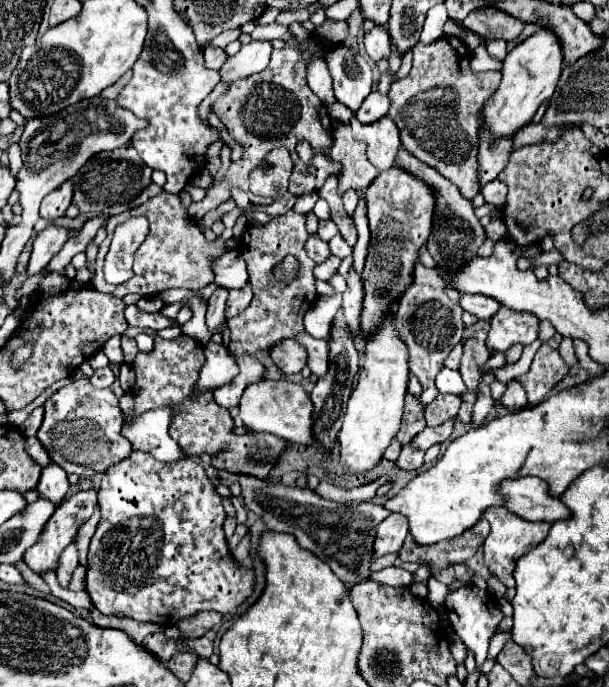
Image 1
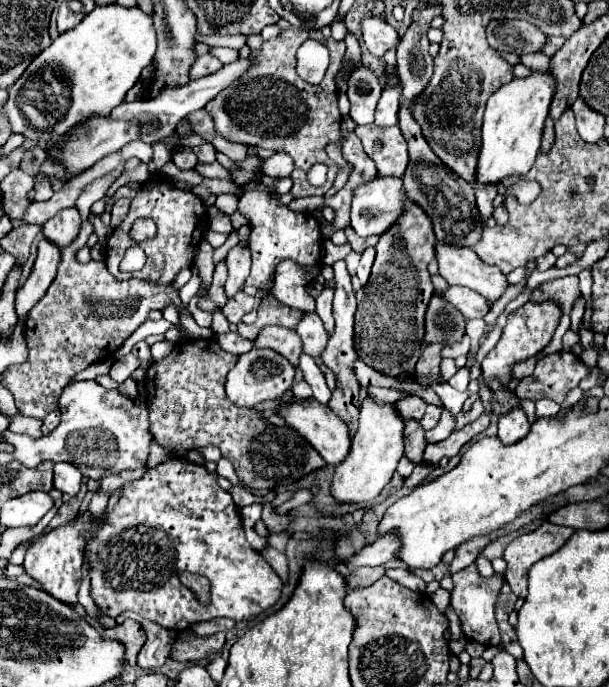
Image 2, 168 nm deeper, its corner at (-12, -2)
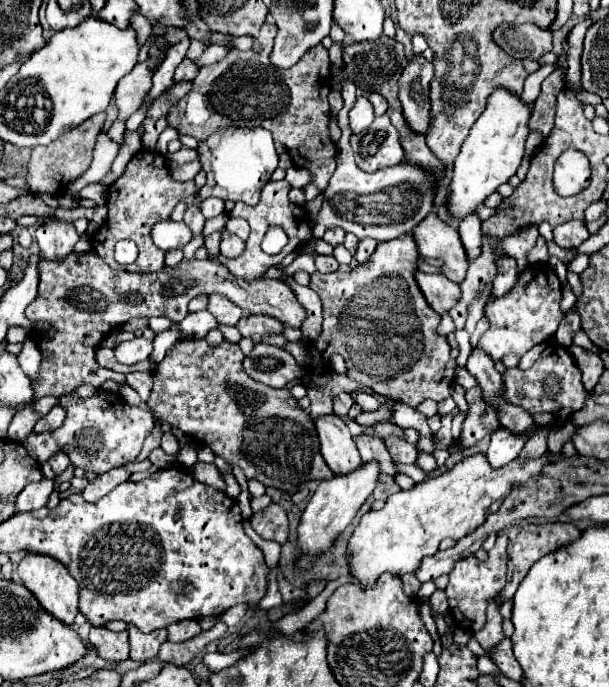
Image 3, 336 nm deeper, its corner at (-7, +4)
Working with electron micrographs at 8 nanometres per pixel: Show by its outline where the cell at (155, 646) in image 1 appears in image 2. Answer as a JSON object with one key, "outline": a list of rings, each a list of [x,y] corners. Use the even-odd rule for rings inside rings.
{"outline":[[[132,611],[124,612],[124,615],[116,617],[114,621],[116,621],[116,625],[120,625],[127,619],[138,621],[146,633],[146,643],[142,645],[142,649],[138,653],[138,667],[142,667],[142,669],[162,667],[168,659],[168,653],[170,653],[170,647],[176,639],[176,633],[170,629],[158,627],[156,623],[152,623],[152,621],[148,621]]]}

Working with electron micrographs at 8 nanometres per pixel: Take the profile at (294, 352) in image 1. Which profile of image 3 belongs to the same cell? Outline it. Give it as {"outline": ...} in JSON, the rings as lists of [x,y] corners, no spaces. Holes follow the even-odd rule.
{"outline":[[[251,315],[251,317],[243,317],[243,321],[239,321],[237,329],[241,331],[243,337],[249,337],[251,341],[259,343],[263,337],[267,335],[277,335],[283,333],[283,325],[279,321],[275,321],[273,317],[267,315]]]}

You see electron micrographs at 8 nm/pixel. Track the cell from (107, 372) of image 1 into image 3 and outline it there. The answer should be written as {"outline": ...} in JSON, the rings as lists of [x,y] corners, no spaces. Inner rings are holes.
{"outline":[[[135,337],[131,341],[123,341],[115,347],[115,357],[119,363],[123,365],[135,365],[139,361],[145,361],[153,351],[153,343],[143,339],[143,337]]]}

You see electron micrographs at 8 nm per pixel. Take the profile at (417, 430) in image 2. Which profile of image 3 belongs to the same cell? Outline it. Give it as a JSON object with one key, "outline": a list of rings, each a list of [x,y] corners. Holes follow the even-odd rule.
{"outline":[[[391,435],[387,441],[385,441],[393,461],[399,461],[399,463],[415,463],[417,459],[417,447],[407,443],[405,437],[397,437],[397,435]]]}

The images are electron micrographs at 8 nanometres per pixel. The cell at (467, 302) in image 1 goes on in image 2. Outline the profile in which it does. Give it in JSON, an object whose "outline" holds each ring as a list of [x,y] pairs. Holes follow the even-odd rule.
{"outline":[[[448,287],[446,291],[438,293],[446,303],[452,303],[452,307],[456,307],[466,319],[476,319],[476,317],[484,317],[488,313],[488,301],[468,289],[468,287]]]}

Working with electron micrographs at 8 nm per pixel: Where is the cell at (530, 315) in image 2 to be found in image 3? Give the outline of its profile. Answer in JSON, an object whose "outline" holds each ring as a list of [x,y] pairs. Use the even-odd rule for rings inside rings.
{"outline":[[[549,263],[529,265],[519,275],[515,287],[507,295],[487,303],[485,315],[491,323],[491,327],[483,333],[477,347],[481,351],[487,351],[495,363],[501,363],[501,359],[511,351],[519,351],[519,357],[523,357],[531,347],[535,347],[555,335],[555,331],[563,319],[559,301],[561,301],[561,281],[557,279],[551,265]]]}

